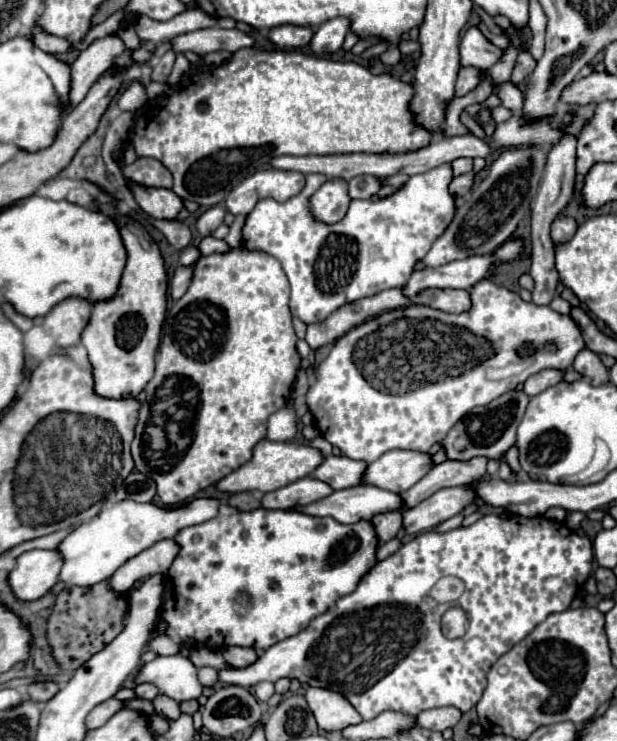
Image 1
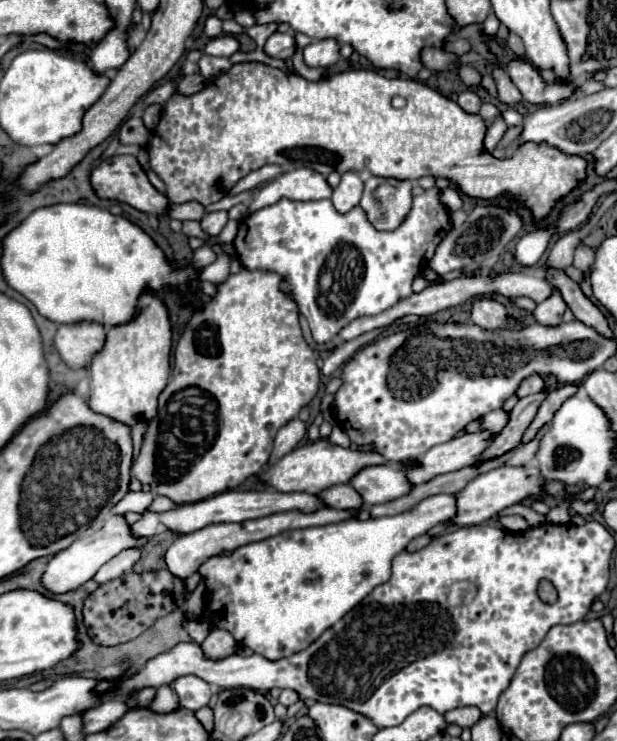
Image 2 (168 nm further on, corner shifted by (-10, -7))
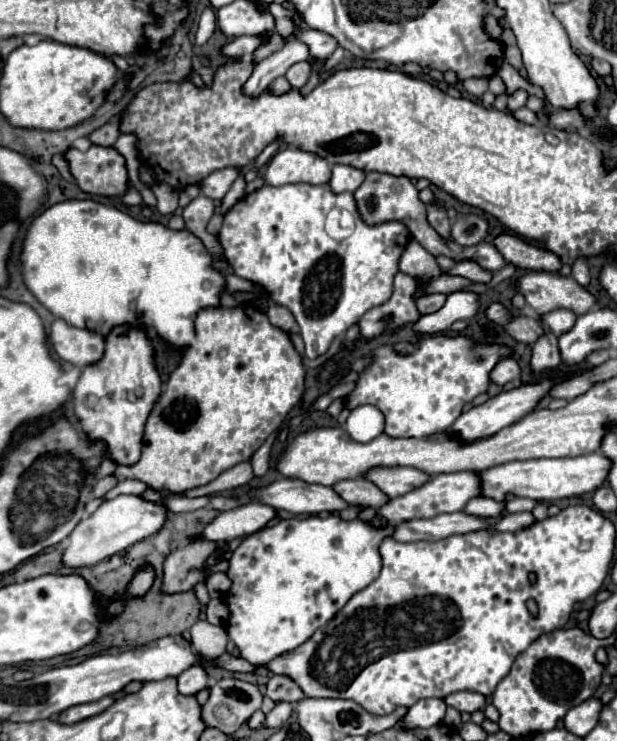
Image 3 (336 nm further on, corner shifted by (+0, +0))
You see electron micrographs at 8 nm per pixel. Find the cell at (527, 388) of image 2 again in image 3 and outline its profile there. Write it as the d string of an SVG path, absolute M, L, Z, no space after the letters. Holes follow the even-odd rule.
M506 358L506 360L498 362L498 366L492 370L490 378L492 378L494 384L504 386L504 384L514 382L514 380L520 378L520 366L518 366L518 362L514 358Z

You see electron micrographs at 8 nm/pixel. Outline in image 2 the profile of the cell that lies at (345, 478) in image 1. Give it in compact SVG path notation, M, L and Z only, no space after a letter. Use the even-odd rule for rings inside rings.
M374 465L362 469L350 485L364 497L364 503L368 507L376 503L386 503L392 499L398 499L412 491L412 483L406 479L404 471L394 465Z

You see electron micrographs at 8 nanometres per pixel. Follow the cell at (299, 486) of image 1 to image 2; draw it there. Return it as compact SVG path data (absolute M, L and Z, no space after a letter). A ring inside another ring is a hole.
M334 485L322 491L320 497L332 509L360 509L364 505L362 495L352 485Z

